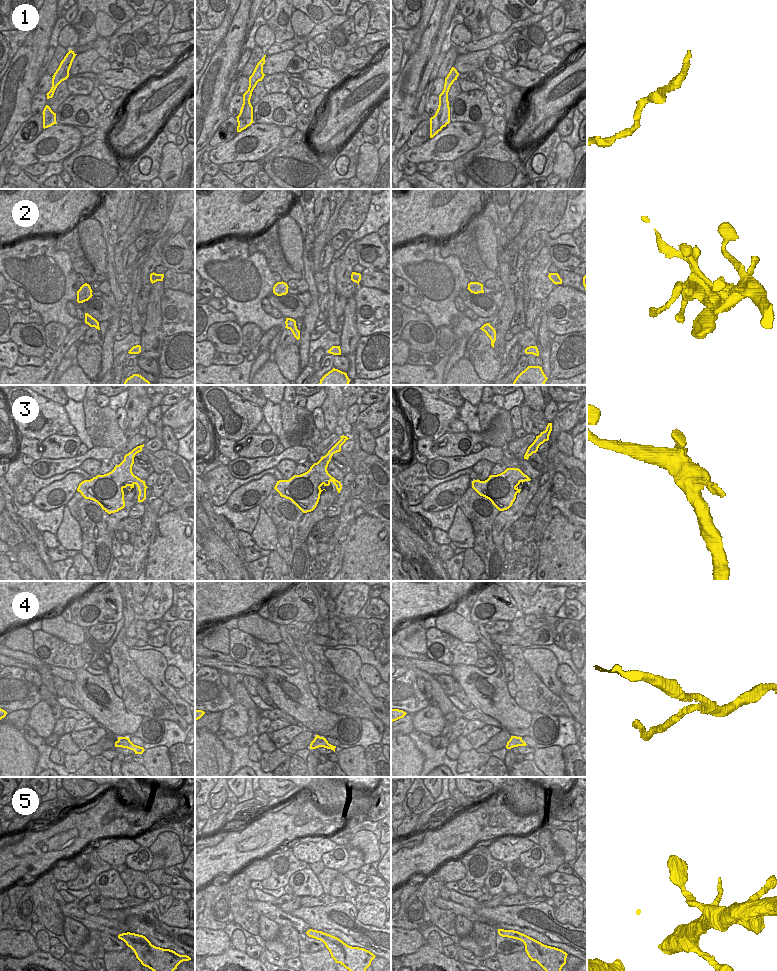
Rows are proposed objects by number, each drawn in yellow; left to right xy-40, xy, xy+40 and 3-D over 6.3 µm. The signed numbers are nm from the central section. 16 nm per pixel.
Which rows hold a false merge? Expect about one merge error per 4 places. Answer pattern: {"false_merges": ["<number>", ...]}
{"false_merges": []}

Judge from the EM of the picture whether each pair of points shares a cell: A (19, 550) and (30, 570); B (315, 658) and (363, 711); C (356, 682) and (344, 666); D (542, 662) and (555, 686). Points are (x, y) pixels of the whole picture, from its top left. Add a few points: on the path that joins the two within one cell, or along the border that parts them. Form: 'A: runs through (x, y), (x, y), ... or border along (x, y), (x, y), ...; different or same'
A: runs through (24, 555), (29, 560), (30, 565); same
B: runs through (326, 672), (345, 689), (349, 697); same
C: runs through (353, 678), (348, 670); same
D: runs through (545, 668), (553, 680); same

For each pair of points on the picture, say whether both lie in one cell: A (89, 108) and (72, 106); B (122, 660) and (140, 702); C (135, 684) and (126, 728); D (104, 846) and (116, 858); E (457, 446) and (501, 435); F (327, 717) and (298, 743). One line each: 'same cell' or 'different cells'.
A: same cell
B: same cell
C: different cells
D: same cell
E: same cell
F: different cells

